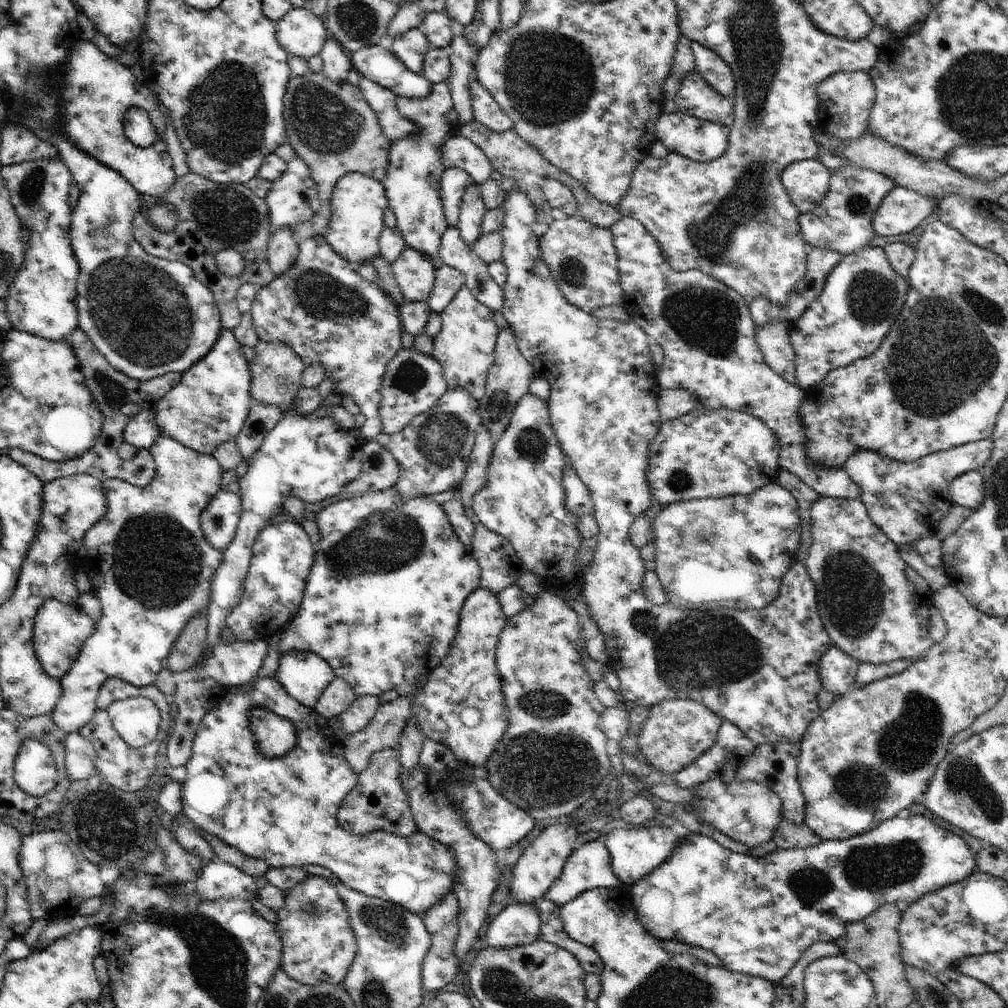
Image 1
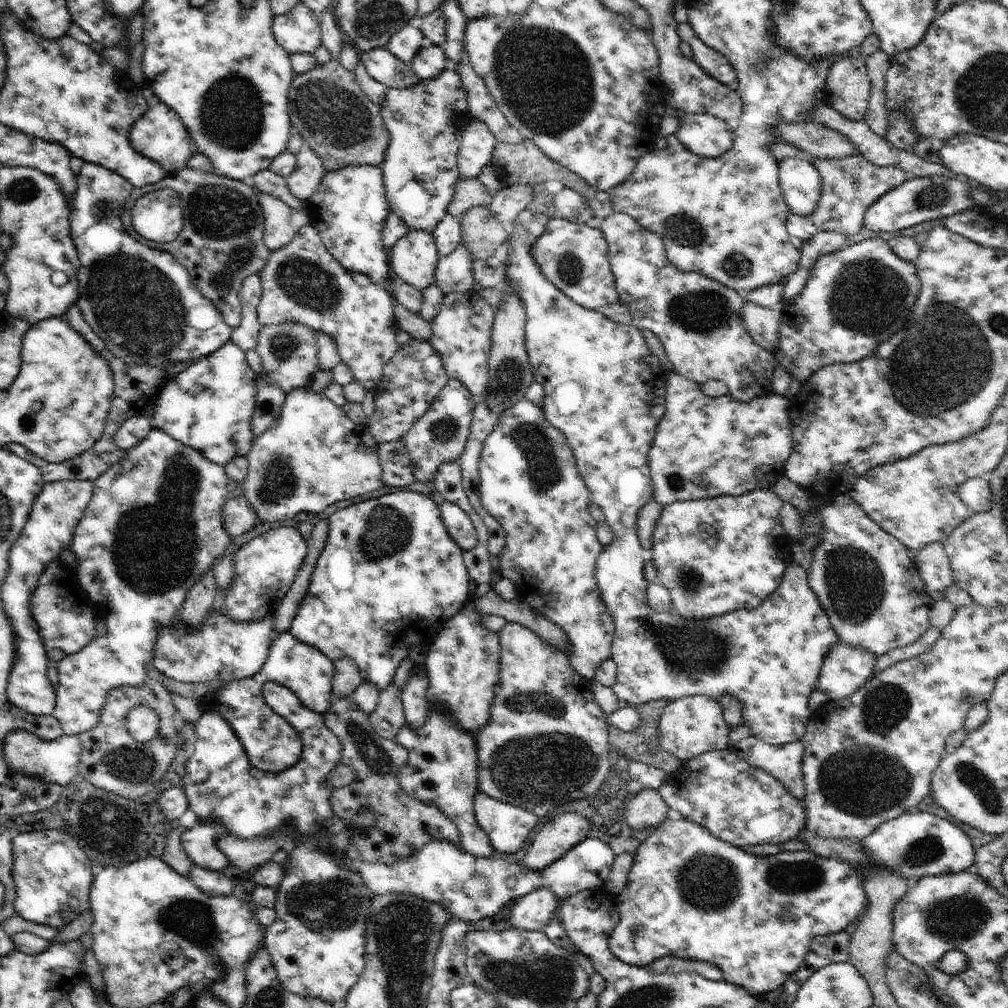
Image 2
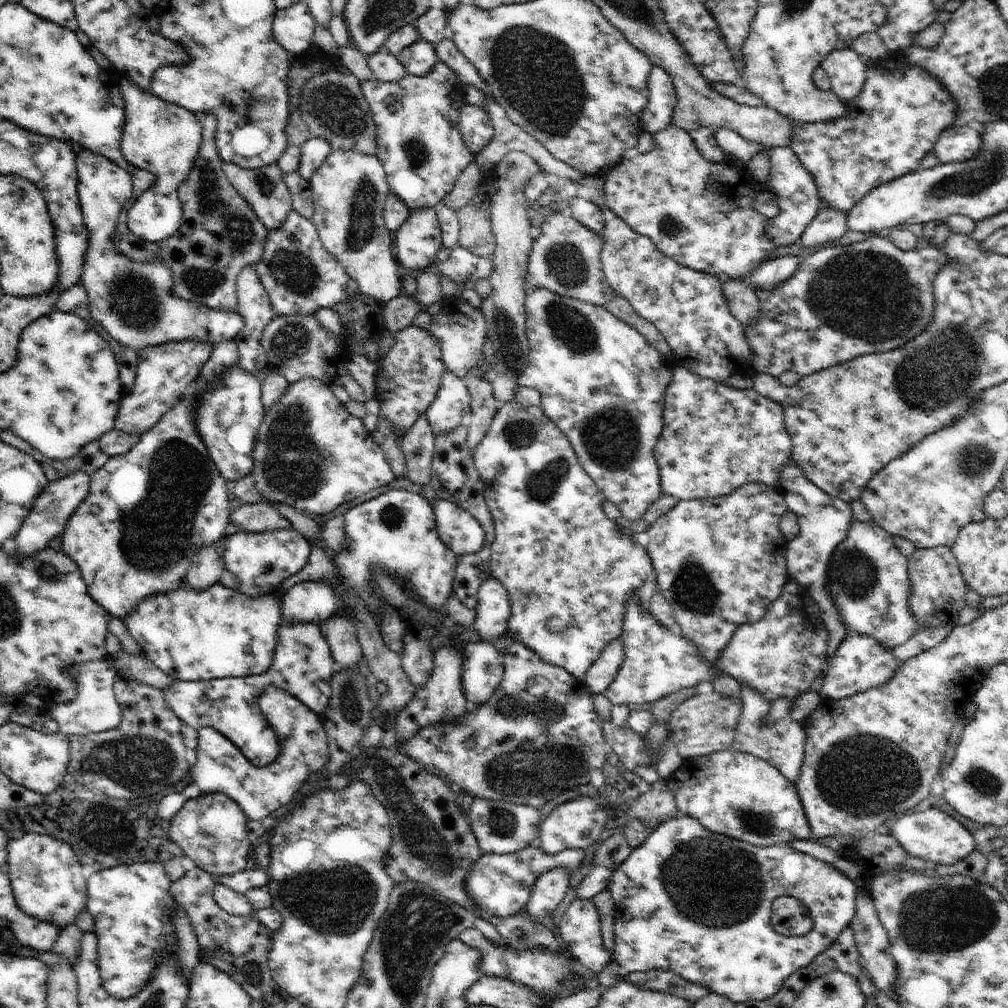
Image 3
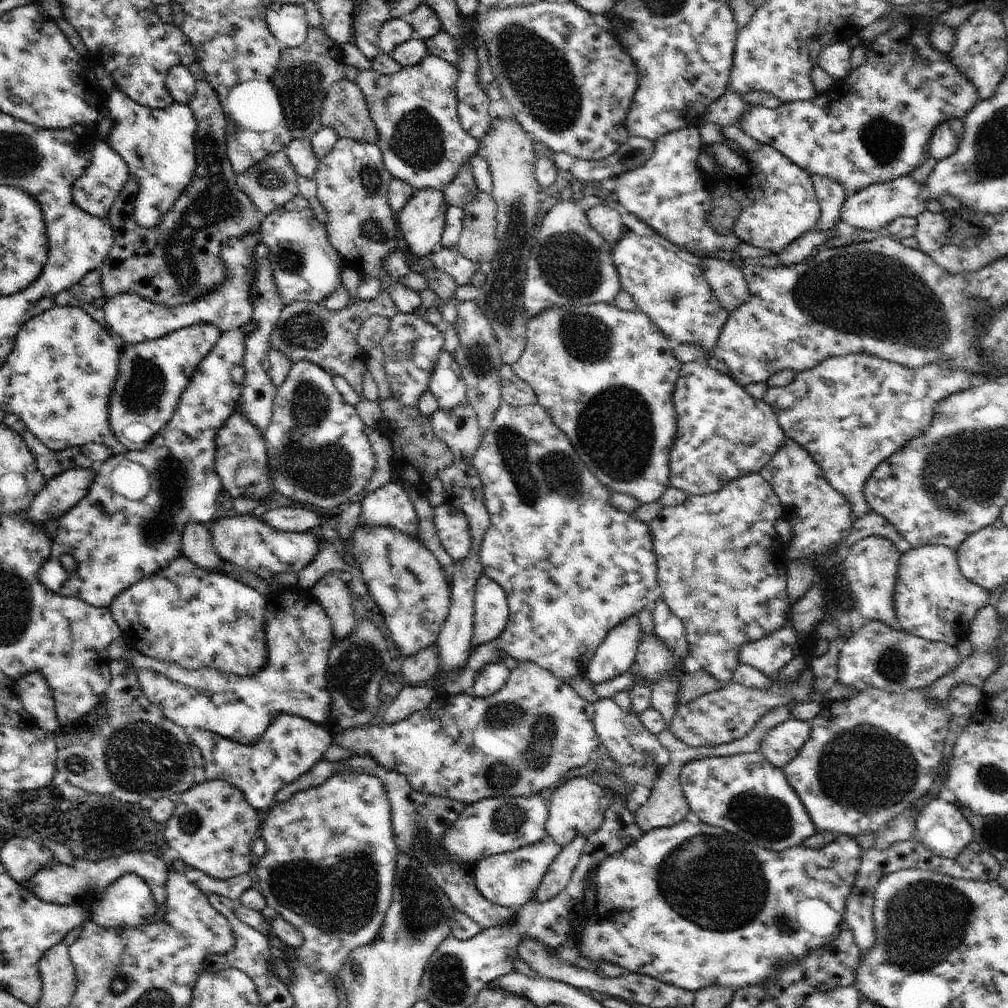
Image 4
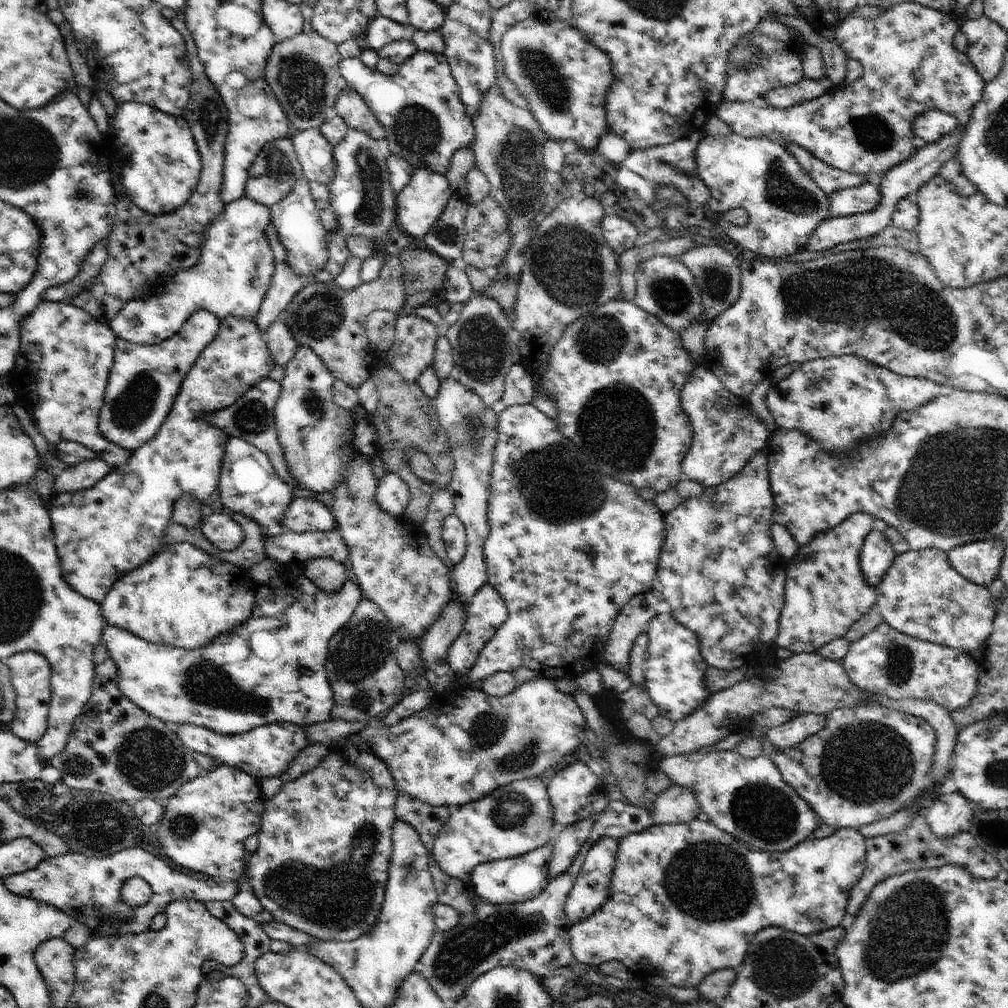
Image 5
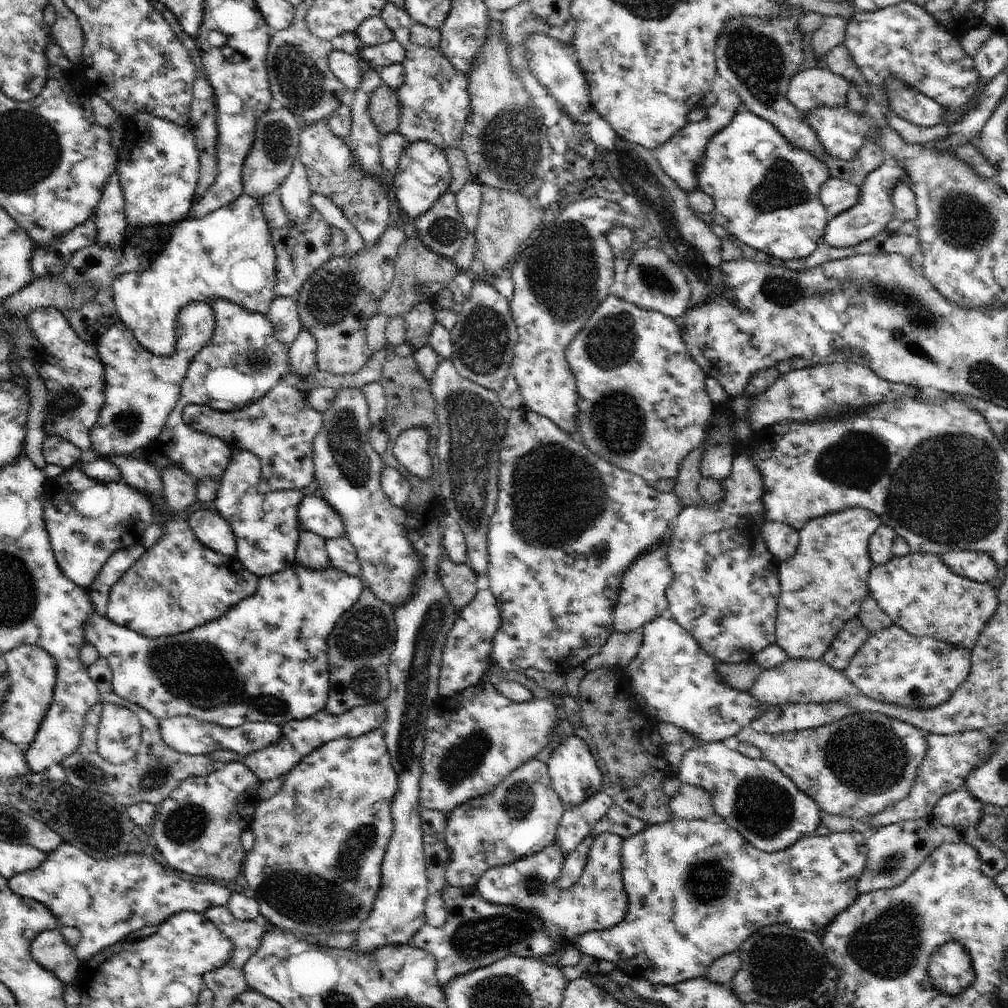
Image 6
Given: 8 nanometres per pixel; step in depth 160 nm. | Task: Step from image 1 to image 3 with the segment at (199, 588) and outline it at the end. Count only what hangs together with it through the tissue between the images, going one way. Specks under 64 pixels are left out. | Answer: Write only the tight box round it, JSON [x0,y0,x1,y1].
[49,340,239,736]

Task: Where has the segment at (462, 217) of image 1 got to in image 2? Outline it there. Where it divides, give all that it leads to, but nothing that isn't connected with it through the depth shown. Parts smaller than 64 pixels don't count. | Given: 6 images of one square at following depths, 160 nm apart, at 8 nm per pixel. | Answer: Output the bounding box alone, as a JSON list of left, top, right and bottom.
[434,242,475,294]

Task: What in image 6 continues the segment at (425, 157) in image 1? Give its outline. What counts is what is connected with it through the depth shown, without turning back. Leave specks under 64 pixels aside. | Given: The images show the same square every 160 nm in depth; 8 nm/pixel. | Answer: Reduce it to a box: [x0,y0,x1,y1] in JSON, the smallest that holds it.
[328,42,471,152]

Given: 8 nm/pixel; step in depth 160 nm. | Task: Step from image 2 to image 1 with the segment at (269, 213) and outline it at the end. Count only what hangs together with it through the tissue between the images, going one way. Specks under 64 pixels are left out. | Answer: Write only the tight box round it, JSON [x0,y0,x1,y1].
[267,225,299,275]

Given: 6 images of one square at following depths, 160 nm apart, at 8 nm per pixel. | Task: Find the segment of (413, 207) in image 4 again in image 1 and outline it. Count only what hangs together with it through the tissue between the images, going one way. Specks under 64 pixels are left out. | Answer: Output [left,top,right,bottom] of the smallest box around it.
[391,246,437,302]

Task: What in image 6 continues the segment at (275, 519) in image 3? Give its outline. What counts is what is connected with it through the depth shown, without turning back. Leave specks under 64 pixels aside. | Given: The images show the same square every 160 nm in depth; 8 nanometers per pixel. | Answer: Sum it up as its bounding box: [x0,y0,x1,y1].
[298,496,347,540]

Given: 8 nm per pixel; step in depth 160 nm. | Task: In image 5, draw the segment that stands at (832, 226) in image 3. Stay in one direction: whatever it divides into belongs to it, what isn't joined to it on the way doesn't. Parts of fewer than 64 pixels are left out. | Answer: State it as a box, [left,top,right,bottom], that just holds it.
[787,143,874,195]

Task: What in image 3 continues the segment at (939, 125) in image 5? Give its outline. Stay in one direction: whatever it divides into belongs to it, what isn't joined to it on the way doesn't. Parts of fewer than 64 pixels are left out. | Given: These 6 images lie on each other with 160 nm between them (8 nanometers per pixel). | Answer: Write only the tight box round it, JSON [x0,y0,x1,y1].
[932,125,981,164]

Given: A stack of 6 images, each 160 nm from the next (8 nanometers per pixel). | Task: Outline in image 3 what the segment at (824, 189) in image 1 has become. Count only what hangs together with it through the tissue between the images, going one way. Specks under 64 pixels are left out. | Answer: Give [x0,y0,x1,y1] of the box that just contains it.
[763,147,822,246]

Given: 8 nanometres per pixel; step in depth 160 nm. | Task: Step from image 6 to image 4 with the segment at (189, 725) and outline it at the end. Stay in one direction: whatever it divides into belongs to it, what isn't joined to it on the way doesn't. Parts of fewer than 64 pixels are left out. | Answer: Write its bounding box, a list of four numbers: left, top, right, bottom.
[188,714,333,813]

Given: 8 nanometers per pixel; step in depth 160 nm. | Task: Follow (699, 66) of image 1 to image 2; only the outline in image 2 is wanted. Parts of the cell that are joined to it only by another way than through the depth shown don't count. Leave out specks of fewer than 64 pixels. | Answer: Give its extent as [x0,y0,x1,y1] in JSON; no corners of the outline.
[678,21,737,85]

